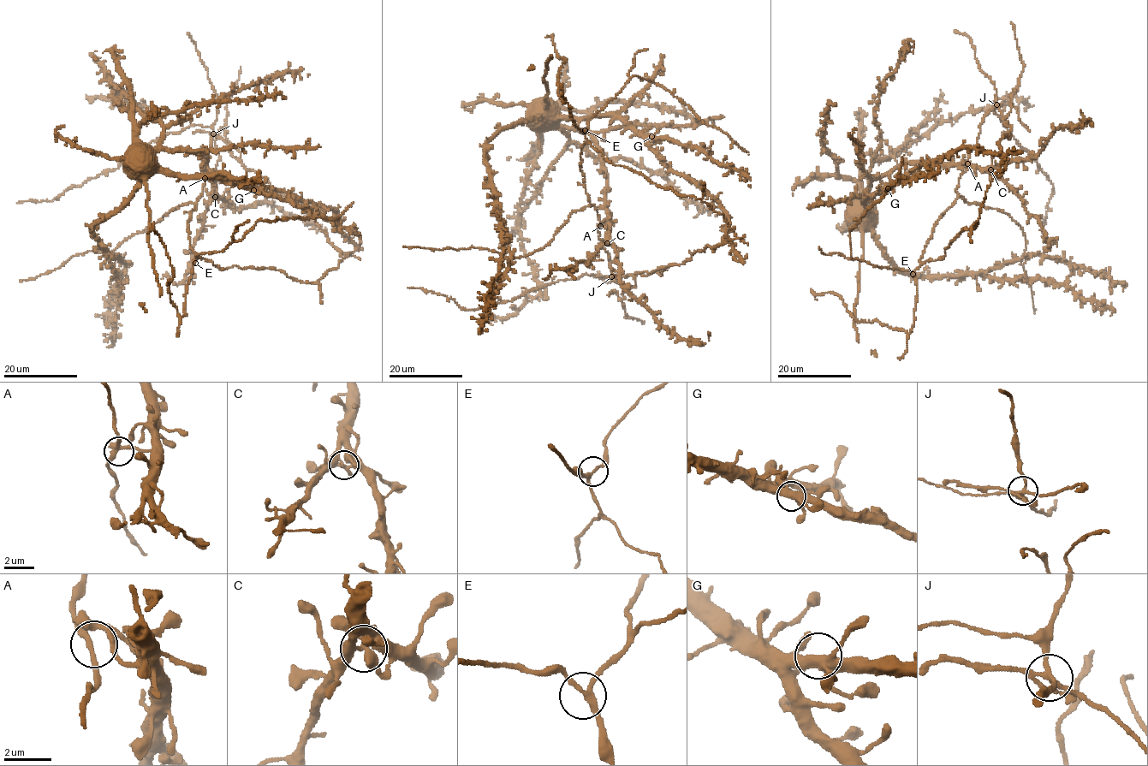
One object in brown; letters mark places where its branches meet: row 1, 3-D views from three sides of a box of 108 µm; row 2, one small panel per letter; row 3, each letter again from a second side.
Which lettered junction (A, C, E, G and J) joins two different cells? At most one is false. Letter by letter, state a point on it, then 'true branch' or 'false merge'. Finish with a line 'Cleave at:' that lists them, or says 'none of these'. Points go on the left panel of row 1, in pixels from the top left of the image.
A: place (205, 178); true branch
C: place (215, 197); true branch
E: place (195, 263); true branch
G: place (253, 190); true branch
J: place (213, 133); false merge
Cleave at: J

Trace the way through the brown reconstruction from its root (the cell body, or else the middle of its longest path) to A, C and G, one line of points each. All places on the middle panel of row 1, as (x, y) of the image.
A: (543, 107), (546, 106), (560, 126), (585, 130), (597, 147), (604, 167), (606, 185), (607, 218), (600, 226)
C: (543, 107), (546, 106), (560, 126), (585, 130), (597, 147), (604, 167), (605, 207), (609, 222), (607, 243)
G: (543, 107), (550, 103), (562, 115), (618, 116), (636, 130), (651, 137)

